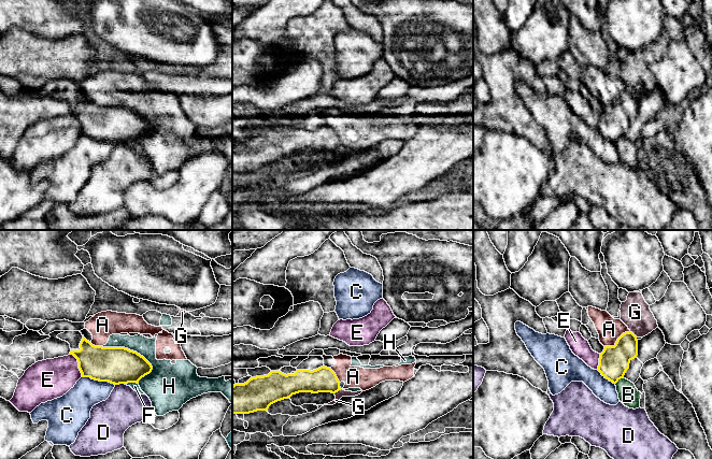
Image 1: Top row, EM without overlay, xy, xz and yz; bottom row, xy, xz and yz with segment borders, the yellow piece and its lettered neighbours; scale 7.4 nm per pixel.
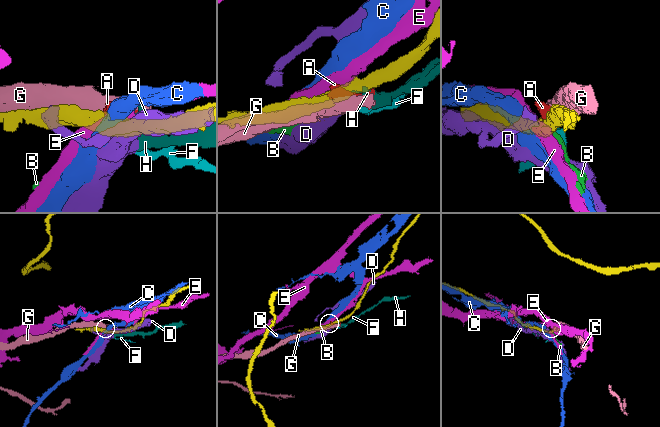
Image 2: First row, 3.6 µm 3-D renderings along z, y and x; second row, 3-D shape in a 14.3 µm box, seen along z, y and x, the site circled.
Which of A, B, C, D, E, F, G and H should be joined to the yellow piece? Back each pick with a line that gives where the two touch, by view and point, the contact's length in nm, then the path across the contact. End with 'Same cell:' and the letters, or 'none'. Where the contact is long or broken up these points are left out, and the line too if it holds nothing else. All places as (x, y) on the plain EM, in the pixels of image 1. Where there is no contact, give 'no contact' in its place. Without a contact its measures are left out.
Same cell: none

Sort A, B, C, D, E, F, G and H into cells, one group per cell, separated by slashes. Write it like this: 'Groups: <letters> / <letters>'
Groups: A H / B F / C / D / E / G

